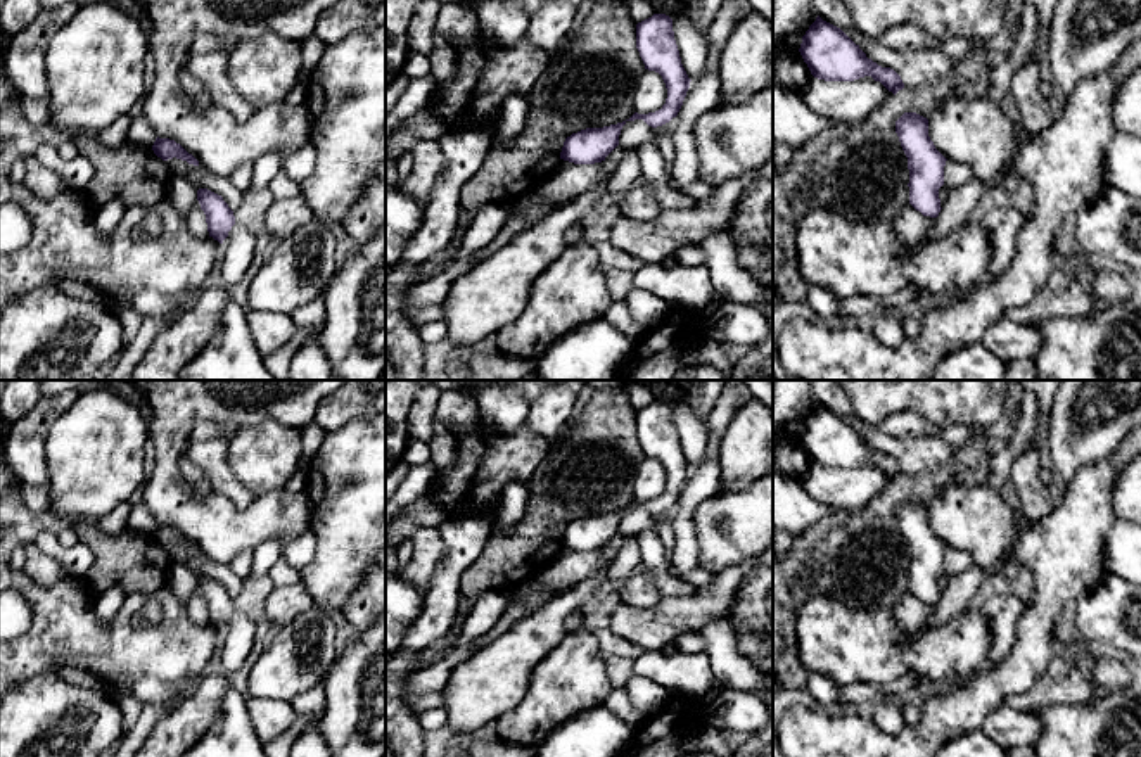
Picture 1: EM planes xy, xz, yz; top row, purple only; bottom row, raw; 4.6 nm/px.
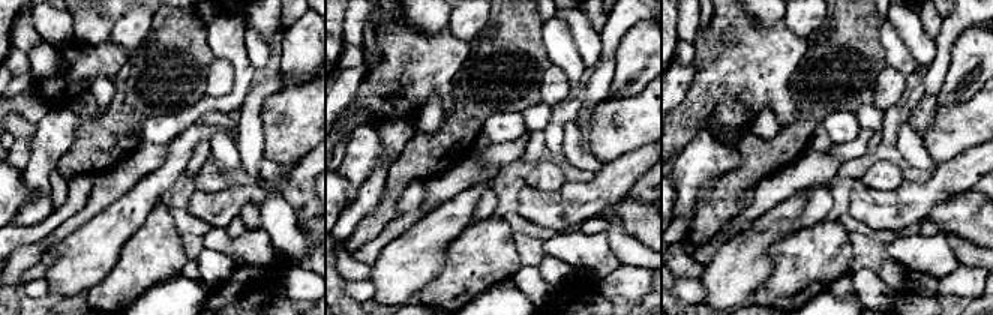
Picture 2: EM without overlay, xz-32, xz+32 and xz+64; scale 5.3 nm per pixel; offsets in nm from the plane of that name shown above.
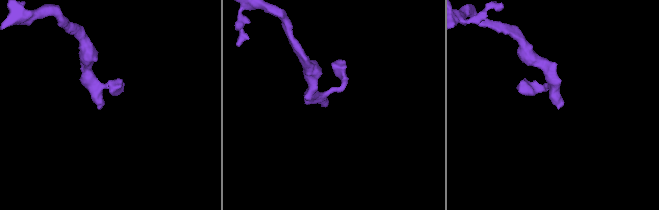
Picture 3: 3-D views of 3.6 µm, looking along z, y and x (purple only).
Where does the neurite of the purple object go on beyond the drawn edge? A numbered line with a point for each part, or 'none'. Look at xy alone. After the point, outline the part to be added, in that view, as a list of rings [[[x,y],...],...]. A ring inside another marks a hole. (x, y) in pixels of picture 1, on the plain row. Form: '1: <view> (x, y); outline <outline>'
1: xy (237, 636); outline [[[235,608],[228,624],[221,631],[220,650],[221,664],[228,672],[237,672],[242,669],[252,643],[256,638],[254,622]]]

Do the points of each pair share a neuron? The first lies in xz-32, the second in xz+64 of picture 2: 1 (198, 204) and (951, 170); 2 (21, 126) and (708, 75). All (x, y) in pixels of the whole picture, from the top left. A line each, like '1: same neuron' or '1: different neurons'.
1: same neuron
2: different neurons

